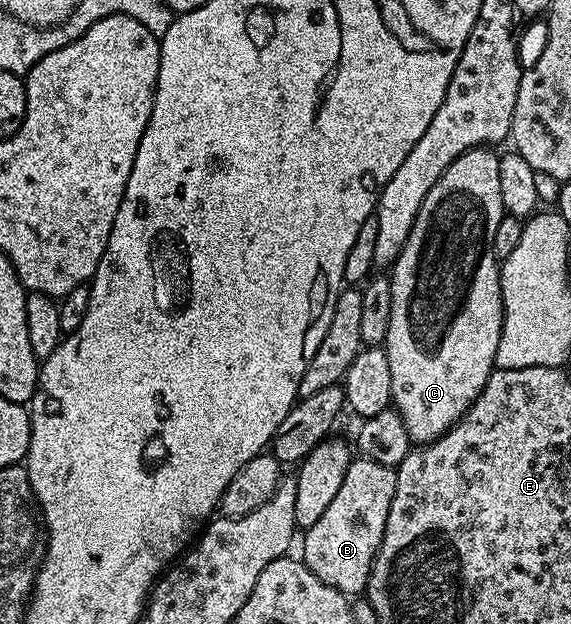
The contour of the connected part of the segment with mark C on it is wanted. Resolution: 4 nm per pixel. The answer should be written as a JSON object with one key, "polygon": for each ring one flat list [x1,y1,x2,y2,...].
{"polygon":[[487,146,475,147,466,153,462,153,454,162,438,177,434,189,426,193,422,205,416,214,414,225,410,229,408,239,400,256,390,268,392,281,392,304,390,305,390,329,386,333,382,344,386,353,386,361,390,361,390,381,392,382,392,402,395,410,400,412,402,421,406,425,406,433,412,438,413,444,427,445,441,439,448,430,459,421,466,412,472,408,472,402,479,397,486,381,492,372,497,370,496,354,498,353,498,341,502,337,504,328,504,298,500,288,501,260,494,253,494,233,498,229,498,221,502,221,505,215,504,202,502,201,502,184,498,177,500,168,500,155]]}

